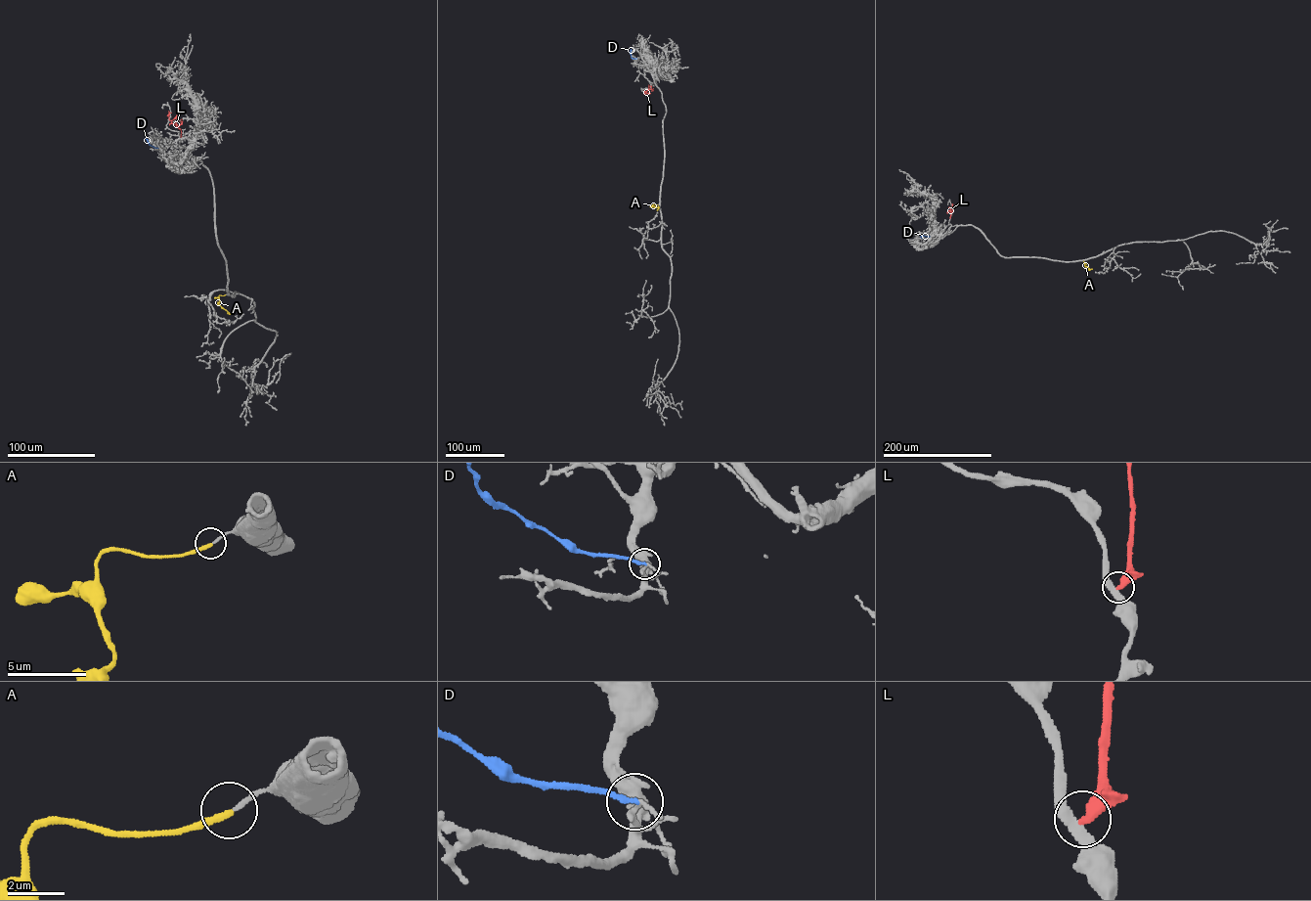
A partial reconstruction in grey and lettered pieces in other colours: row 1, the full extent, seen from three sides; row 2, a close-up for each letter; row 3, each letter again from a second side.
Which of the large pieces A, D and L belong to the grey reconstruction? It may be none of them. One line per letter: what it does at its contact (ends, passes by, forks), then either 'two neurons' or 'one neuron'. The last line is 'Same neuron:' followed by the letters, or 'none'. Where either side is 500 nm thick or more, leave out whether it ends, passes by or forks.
A: it ends | one neuron
D: it ends | two neurons
L: it ends | two neurons
Same neuron: A

